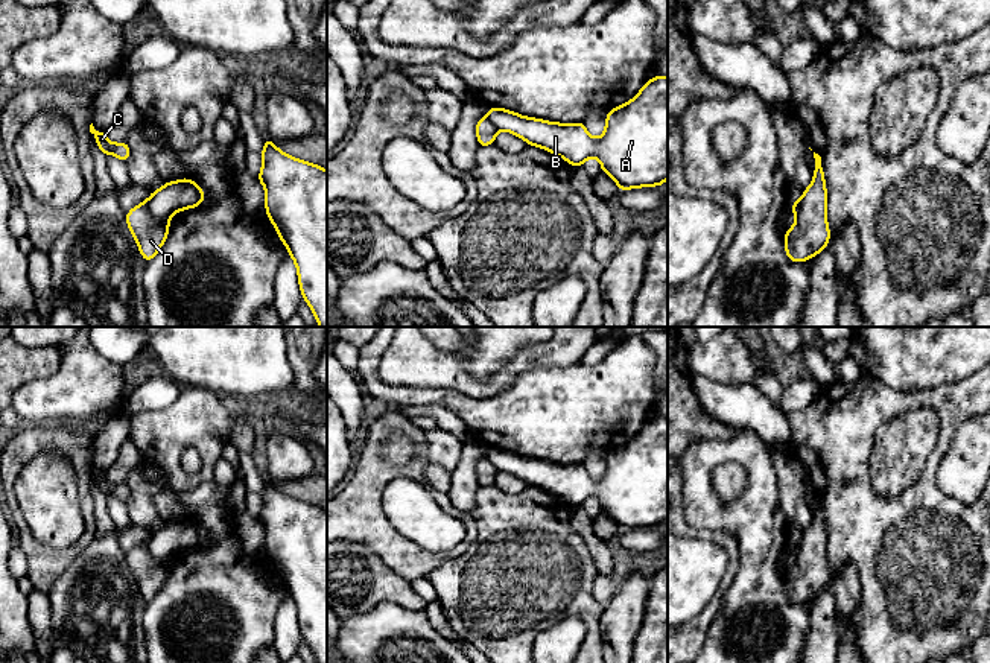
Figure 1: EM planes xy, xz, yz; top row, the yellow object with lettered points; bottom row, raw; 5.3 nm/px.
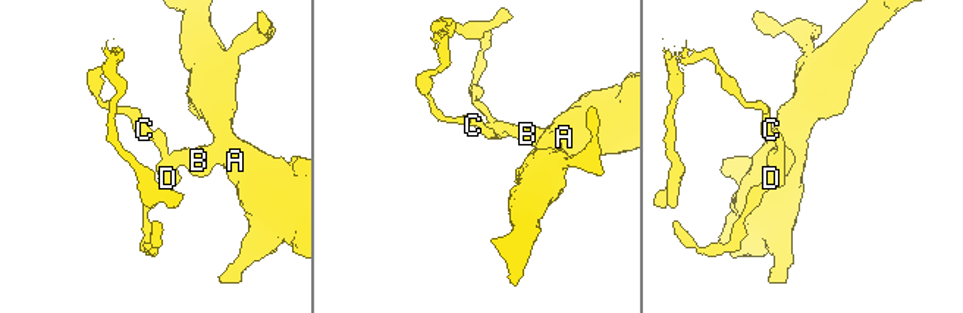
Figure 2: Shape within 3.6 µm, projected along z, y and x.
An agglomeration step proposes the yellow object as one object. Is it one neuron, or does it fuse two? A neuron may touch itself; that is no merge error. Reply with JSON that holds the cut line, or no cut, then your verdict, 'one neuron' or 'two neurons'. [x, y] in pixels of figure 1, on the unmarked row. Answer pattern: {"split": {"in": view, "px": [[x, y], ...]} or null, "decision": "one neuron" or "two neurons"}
{"split": {"in": "xy", "px": [[148, 539], [148, 548], [154, 555], [169, 558]]}, "decision": "two neurons"}

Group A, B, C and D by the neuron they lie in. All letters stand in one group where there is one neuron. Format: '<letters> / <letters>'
A B / C D

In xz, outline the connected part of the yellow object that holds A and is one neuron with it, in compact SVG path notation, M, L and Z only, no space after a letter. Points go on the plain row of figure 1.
M668 418L648 421L634 439L608 452L605 471L593 479L582 462L555 464L491 447L487 458L528 485L561 497L573 508L598 499L619 531L663 528L668 519Z

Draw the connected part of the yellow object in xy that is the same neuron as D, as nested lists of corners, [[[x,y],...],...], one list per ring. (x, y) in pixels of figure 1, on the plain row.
[[[149,538],[126,554],[126,564],[138,585],[141,598],[149,602],[161,590],[170,558],[157,558],[149,550]]]

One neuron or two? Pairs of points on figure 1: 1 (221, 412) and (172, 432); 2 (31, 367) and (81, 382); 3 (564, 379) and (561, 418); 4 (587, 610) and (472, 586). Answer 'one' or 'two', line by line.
1: one
2: two
3: one
4: one

